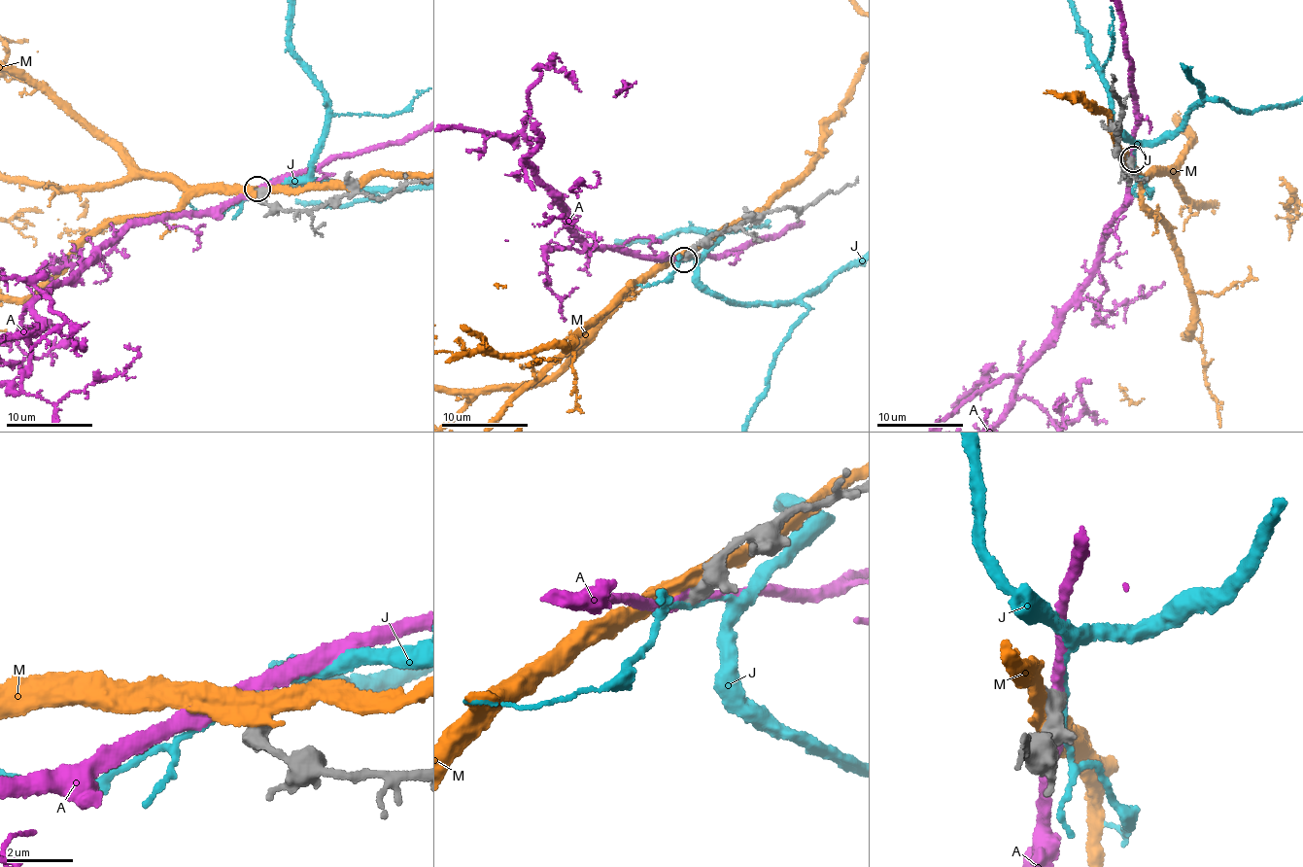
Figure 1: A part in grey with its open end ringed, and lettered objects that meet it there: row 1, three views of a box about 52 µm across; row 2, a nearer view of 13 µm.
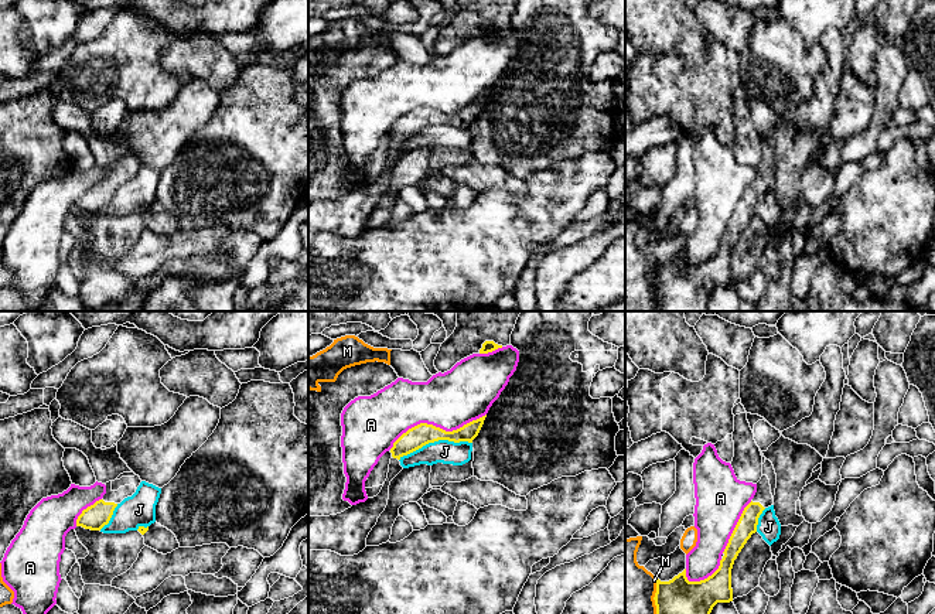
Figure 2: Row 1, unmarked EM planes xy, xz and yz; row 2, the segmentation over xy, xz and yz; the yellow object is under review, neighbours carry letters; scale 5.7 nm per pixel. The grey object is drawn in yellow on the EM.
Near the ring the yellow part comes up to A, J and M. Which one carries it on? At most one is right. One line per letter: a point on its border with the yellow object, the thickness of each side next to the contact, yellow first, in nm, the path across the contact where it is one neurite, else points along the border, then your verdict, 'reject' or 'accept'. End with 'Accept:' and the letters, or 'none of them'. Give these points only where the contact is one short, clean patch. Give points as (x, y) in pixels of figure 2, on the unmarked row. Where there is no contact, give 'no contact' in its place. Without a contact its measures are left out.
A: meets yellow in xz at (436, 111); 120 nm thick on the yellow side, 320 nm on the other; reject
J: meets yellow in xz at (434, 123); 120 nm thick on the yellow side, 130 nm on the other; border along xz (471, 125), (429, 125), (399, 143); reject
M: meets yellow in yz at (655, 286); 300 nm thick on the yellow side, 380 nm on the other; reject
Accept: none of them

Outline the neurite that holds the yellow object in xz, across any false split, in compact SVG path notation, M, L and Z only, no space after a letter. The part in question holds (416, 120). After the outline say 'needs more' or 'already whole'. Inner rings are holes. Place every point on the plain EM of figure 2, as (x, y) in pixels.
M487 98L453 115L420 106L403 116L390 132L388 161L376 180L337 198L308 199L308 233L331 233L341 239L354 239L362 235L366 231L369 215L388 188L390 164L403 153L399 143L439 123L472 126L485 100Z; needs more

